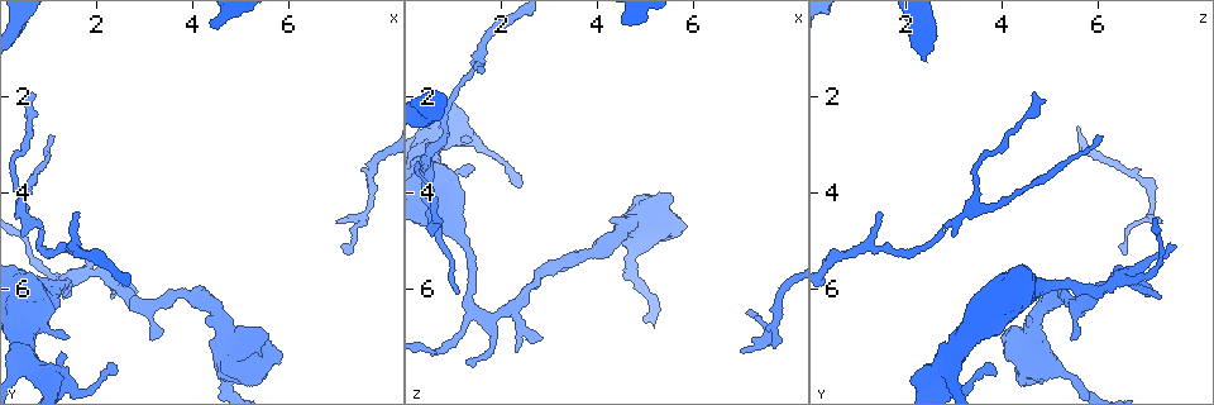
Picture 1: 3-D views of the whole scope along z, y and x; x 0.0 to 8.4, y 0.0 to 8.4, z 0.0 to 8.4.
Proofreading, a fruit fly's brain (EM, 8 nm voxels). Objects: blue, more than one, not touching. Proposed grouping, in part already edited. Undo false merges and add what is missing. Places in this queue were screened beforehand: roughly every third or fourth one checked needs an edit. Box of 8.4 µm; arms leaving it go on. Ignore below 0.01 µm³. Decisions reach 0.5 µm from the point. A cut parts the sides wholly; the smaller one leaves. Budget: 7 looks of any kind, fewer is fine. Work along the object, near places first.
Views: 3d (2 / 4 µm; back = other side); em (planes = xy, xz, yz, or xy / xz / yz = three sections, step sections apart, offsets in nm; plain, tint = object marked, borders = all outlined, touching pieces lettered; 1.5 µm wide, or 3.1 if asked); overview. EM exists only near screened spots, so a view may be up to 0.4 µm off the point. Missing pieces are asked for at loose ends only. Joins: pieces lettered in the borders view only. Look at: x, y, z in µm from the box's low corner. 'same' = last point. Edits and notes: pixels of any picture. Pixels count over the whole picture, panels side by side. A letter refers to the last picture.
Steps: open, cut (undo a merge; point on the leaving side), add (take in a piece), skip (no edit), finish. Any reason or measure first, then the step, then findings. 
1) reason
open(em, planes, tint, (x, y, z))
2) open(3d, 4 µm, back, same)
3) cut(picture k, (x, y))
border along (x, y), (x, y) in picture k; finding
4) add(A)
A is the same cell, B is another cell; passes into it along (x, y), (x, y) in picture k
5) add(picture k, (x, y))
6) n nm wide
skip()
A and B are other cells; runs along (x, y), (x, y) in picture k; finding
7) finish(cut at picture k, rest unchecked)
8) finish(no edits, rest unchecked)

an open end
open(em, xy, step 8, plain, (1.50, 6.95, 3.45))

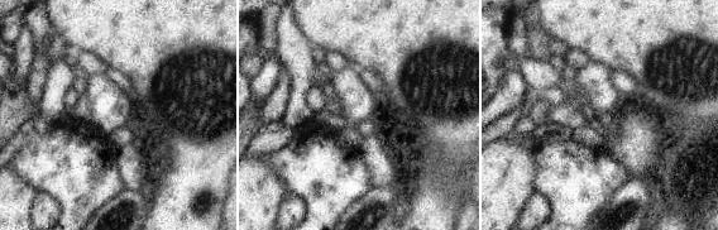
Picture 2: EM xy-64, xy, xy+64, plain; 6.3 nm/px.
open(em, xy, step 8, borders, same)

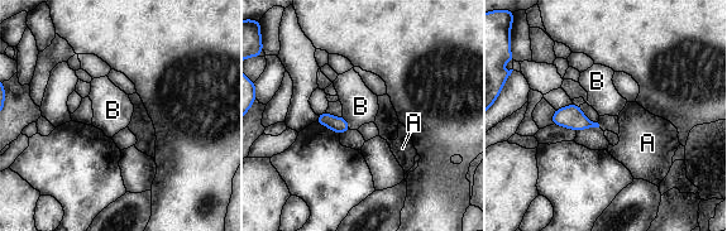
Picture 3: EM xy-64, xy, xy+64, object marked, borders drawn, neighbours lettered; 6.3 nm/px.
skip()
A and B are other cells; no lettered piece goes on from it

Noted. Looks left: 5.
free end
open(3d, 2 µm, (1.35, 5.10, 7.45))

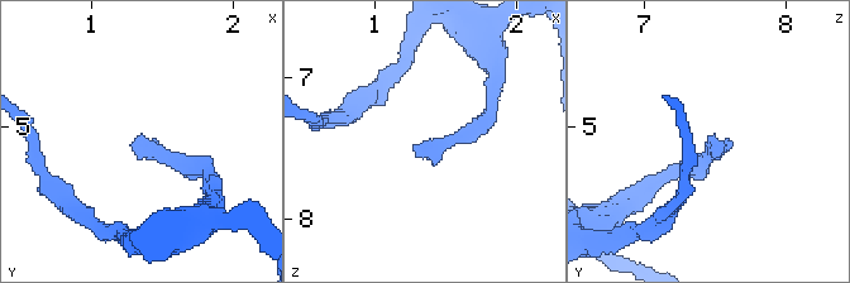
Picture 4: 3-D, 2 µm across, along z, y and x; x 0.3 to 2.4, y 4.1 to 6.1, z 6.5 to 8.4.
open(em, xy, step 4, borders, (1.32, 5.10, 7.46))

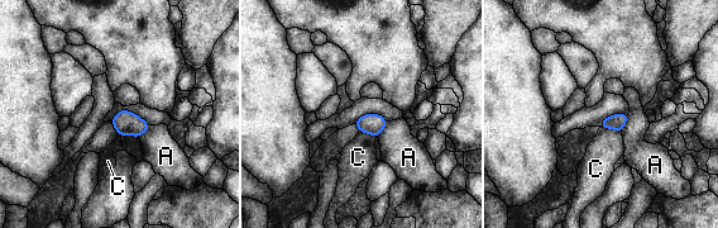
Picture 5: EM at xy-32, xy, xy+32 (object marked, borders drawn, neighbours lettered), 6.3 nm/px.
cut it another way
open(em, planes, borders, same)

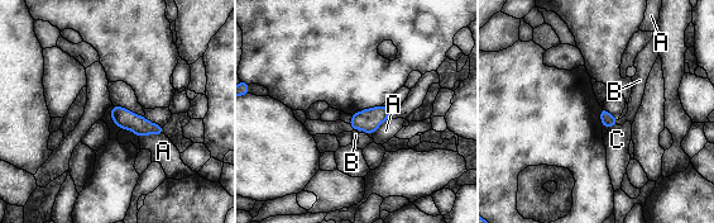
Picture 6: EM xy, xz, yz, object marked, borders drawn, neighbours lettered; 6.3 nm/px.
skip()
A, B and C are other cells; border along (616, 123), (609, 128) in picture 6; none of them fits

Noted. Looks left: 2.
open(em, yz, step 8, tint, (1.60, 4.40, 1.40))

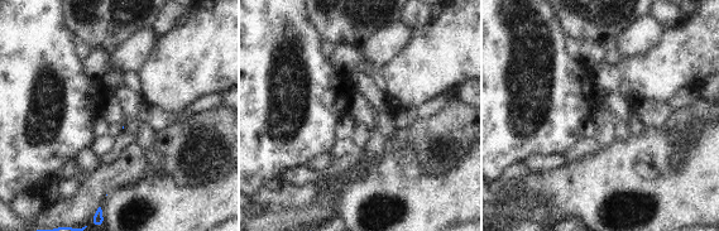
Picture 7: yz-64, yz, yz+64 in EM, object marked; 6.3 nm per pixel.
another direction
open(em, planes, borders, same)

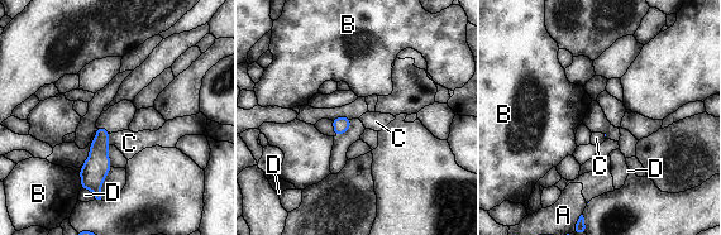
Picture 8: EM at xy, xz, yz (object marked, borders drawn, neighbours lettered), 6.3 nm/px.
D touches over 120 nm
skip()
A, B, C and D are other cells; border along (111, 133), (108, 137), (108, 144) in picture 8; none of them fits

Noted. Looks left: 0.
finish(no edits, rest unchecked)

